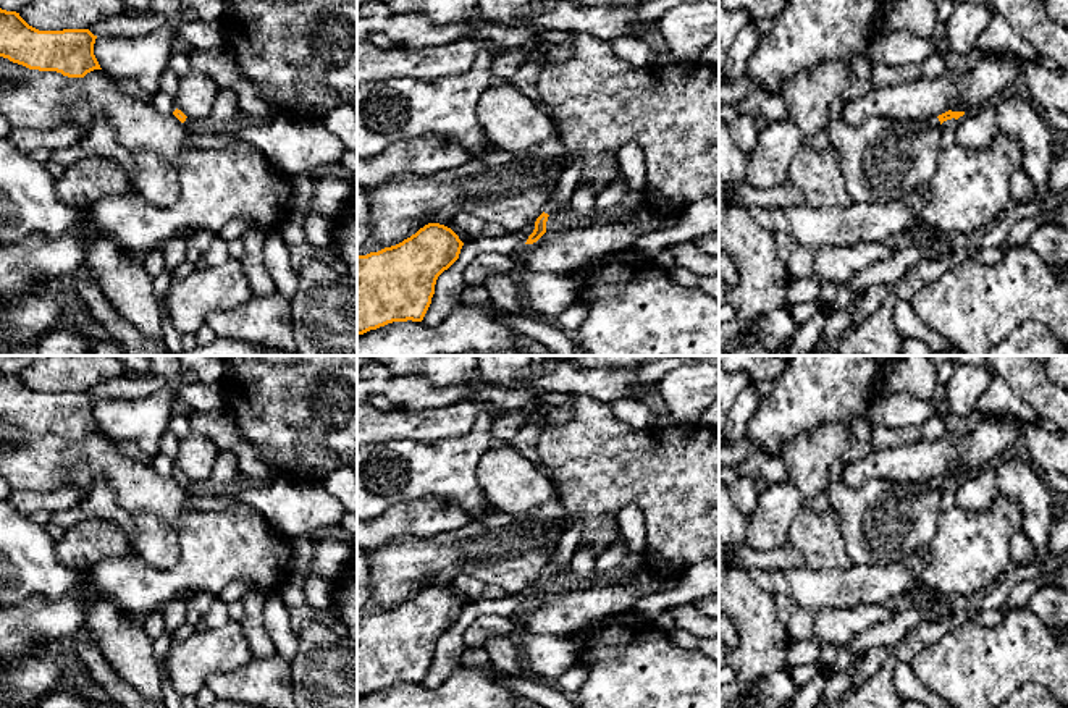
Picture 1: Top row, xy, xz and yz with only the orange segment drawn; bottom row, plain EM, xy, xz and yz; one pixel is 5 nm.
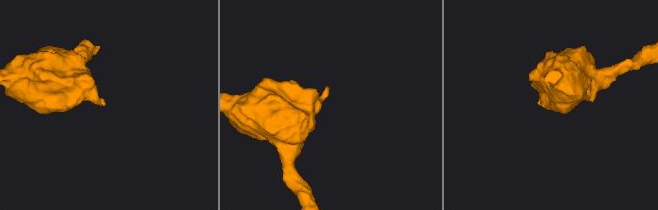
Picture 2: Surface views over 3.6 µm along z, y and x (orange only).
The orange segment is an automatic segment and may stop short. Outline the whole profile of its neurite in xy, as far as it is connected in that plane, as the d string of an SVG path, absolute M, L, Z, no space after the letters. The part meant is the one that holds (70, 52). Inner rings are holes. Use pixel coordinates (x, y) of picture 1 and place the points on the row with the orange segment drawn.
M0 8L0 57L29 70L57 71L68 78L84 78L102 70L89 29L39 31L16 11Z

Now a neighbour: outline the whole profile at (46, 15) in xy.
M31 0L18 13L39 31L90 29L124 11L121 0Z

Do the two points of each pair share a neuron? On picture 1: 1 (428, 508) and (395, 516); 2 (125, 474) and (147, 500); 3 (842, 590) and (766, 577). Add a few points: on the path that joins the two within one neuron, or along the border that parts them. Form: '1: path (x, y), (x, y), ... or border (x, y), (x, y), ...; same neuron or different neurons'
1: path (420, 516), (403, 516); same neuron
2: path (131, 480), (144, 493); same neuron
3: path (823, 589), (807, 589), (786, 581); same neuron

